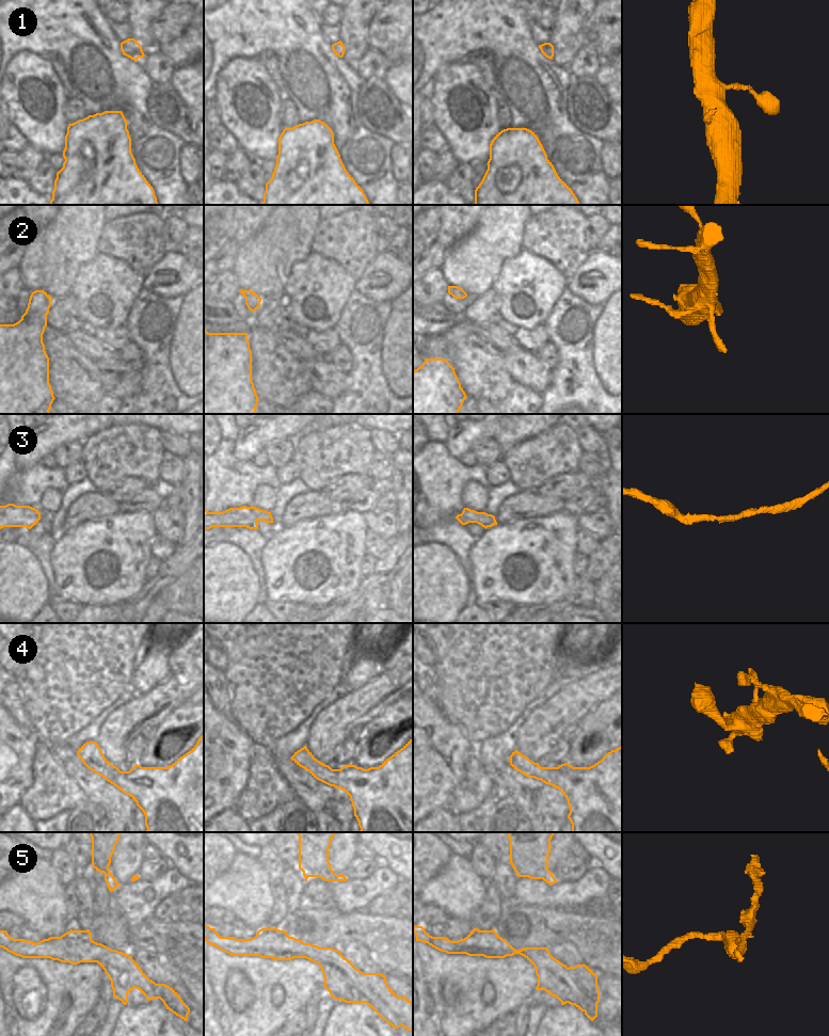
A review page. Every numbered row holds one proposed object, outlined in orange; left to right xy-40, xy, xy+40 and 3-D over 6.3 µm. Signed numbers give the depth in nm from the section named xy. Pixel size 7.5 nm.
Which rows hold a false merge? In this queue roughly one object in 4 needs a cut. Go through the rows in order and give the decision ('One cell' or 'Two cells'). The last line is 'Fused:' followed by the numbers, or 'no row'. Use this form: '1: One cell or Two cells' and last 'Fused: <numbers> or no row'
1: One cell
2: One cell
3: One cell
4: One cell
5: Two cells
Fused: 5.

